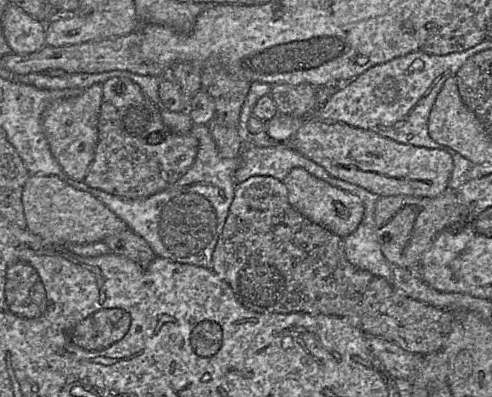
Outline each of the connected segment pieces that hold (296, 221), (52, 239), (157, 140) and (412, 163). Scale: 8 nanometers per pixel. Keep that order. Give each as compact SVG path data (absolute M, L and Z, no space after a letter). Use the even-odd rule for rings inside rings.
M251 176L247 180L236 185L233 201L229 207L223 229L212 253L211 269L230 285L240 303L251 311L257 313L282 314L301 312L313 315L323 314L353 318L353 320L356 320L362 331L369 337L380 337L389 340L403 349L418 355L427 355L440 350L445 344L452 328L453 312L409 298L404 293L398 291L392 283L385 278L352 265L345 256L342 237L335 235L321 225L312 222L298 212L290 204L288 192L283 182L272 176Z
M56 175L29 176L23 188L22 204L26 228L54 245L103 241L110 234L129 229L124 221L92 194L68 185Z
M112 77L102 84L97 129L94 158L83 181L92 188L120 197L143 199L169 188L193 165L198 152L198 139L190 133L175 133L168 128L162 120L161 108L127 77Z
M314 115L305 118L290 145L323 167L331 176L361 186L379 197L395 195L436 197L447 189L453 169L451 155L443 150L399 143L370 130L353 127L344 122L320 120Z

